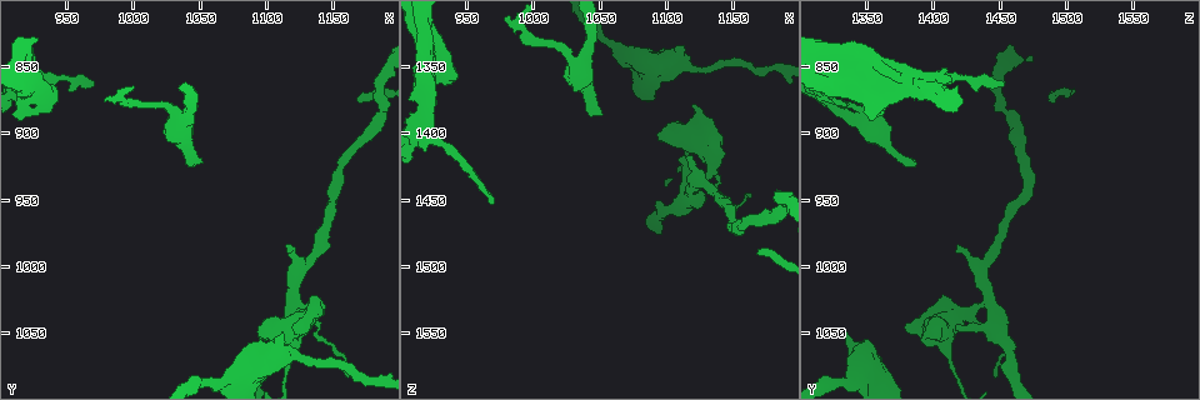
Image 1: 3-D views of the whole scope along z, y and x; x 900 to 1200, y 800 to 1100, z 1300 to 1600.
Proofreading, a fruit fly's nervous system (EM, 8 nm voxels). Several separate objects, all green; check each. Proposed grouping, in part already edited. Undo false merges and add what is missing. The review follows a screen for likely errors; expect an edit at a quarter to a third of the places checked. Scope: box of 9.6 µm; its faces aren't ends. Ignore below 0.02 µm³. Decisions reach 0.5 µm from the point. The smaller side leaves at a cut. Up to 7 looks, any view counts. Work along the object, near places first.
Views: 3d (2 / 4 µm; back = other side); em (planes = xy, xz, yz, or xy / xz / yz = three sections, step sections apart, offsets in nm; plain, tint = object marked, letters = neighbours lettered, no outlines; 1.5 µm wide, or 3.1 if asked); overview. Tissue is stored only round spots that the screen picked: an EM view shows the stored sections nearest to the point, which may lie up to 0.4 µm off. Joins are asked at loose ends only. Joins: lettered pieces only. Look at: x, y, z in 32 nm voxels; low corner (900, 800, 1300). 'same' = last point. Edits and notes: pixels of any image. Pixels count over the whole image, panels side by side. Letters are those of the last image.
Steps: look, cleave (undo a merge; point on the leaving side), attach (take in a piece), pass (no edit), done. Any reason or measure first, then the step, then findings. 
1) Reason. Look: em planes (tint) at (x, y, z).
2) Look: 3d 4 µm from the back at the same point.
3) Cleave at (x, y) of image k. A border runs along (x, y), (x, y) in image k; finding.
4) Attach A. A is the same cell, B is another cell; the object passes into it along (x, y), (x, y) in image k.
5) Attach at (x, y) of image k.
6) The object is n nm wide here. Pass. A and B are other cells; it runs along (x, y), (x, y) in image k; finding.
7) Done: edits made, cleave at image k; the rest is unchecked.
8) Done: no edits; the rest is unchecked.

Branch stops here. Look: 3d 4 µm at (1166, 1082, 1446).

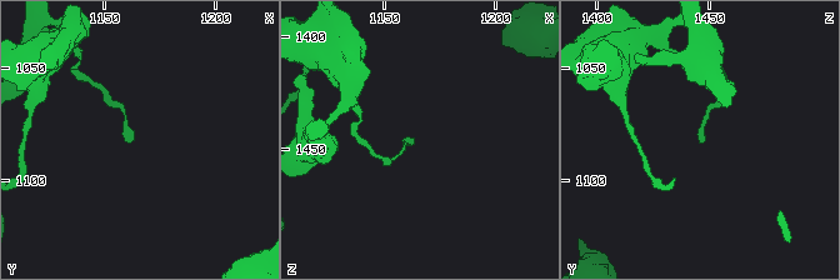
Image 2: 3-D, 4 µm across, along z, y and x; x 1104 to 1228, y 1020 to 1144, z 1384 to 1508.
Look: em xy step 8 (tint) at (1164, 1081, 1447).

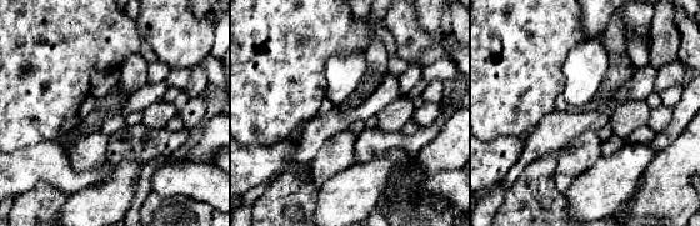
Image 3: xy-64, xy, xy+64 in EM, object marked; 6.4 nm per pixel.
Cut it another way. Look: em planes (letters) at the same point.

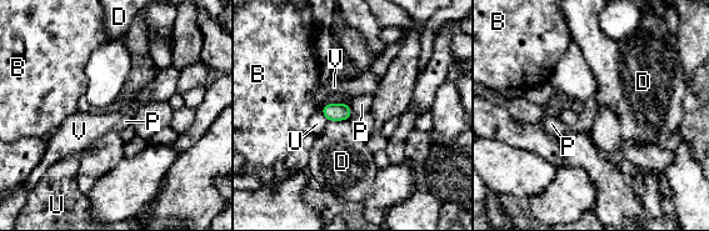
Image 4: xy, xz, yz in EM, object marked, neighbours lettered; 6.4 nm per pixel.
The longest contact is with D, 140 nm. Pass. B, D, P, U and V are other cells; a border runs along (349, 105), (353, 113) in image 4; no lettered piece goes on from it.

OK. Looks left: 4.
Look: em planes (letters) at (1050, 922, 1386).

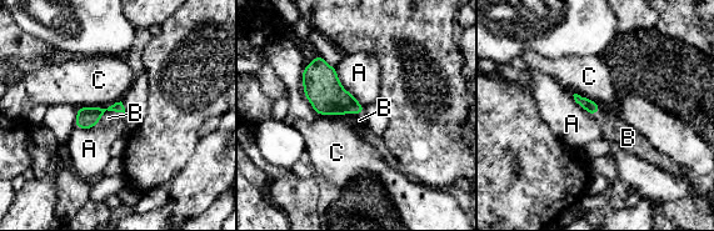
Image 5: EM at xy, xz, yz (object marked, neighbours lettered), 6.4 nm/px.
Attach B. B is the same cell, A and C are other cells; the neuron continues.

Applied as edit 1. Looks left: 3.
See it whole again. Look: overview.

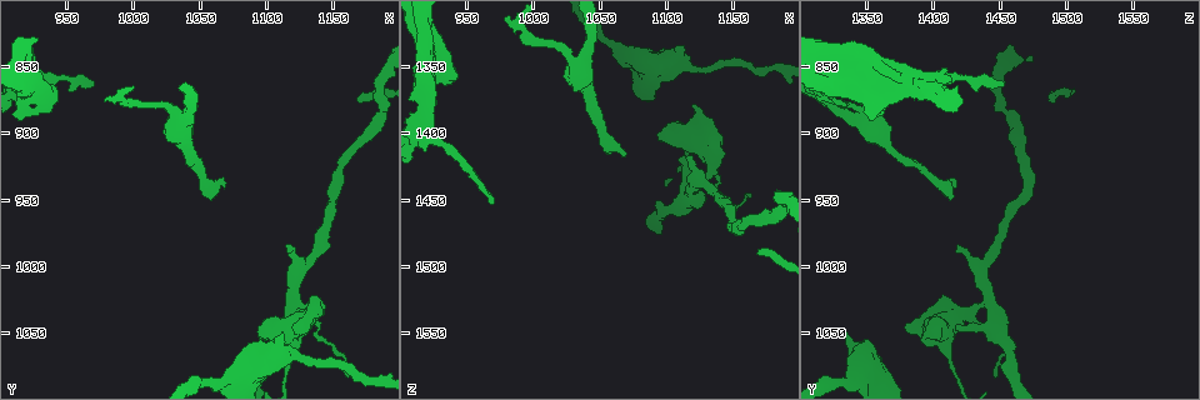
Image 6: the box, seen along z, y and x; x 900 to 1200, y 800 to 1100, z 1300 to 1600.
Touches itself. Look: 3d 4 µm at (922, 868, 1340).

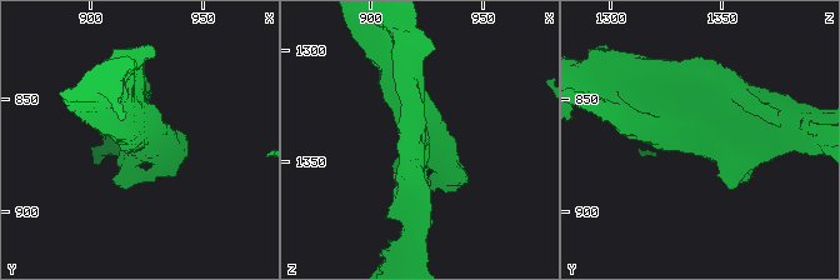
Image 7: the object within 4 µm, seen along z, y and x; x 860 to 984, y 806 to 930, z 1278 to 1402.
Need the tissue. Look: em planes (letters) at (923, 868, 1340).

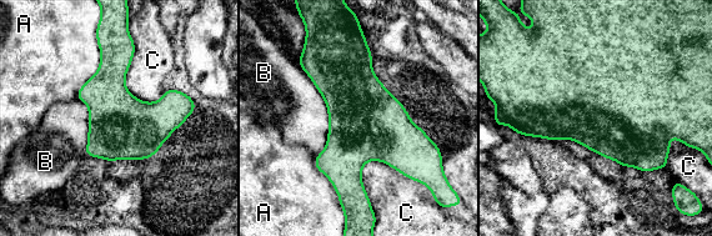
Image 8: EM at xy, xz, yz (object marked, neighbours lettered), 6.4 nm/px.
The object is 420 nm wide here. Pass. A, B and C are other cells; a border runs along (129, 34), (125, 86), (155, 103) in image 8; one neuron here.

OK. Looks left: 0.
Done: edits made, attach at image 5; the rest is unchecked.

